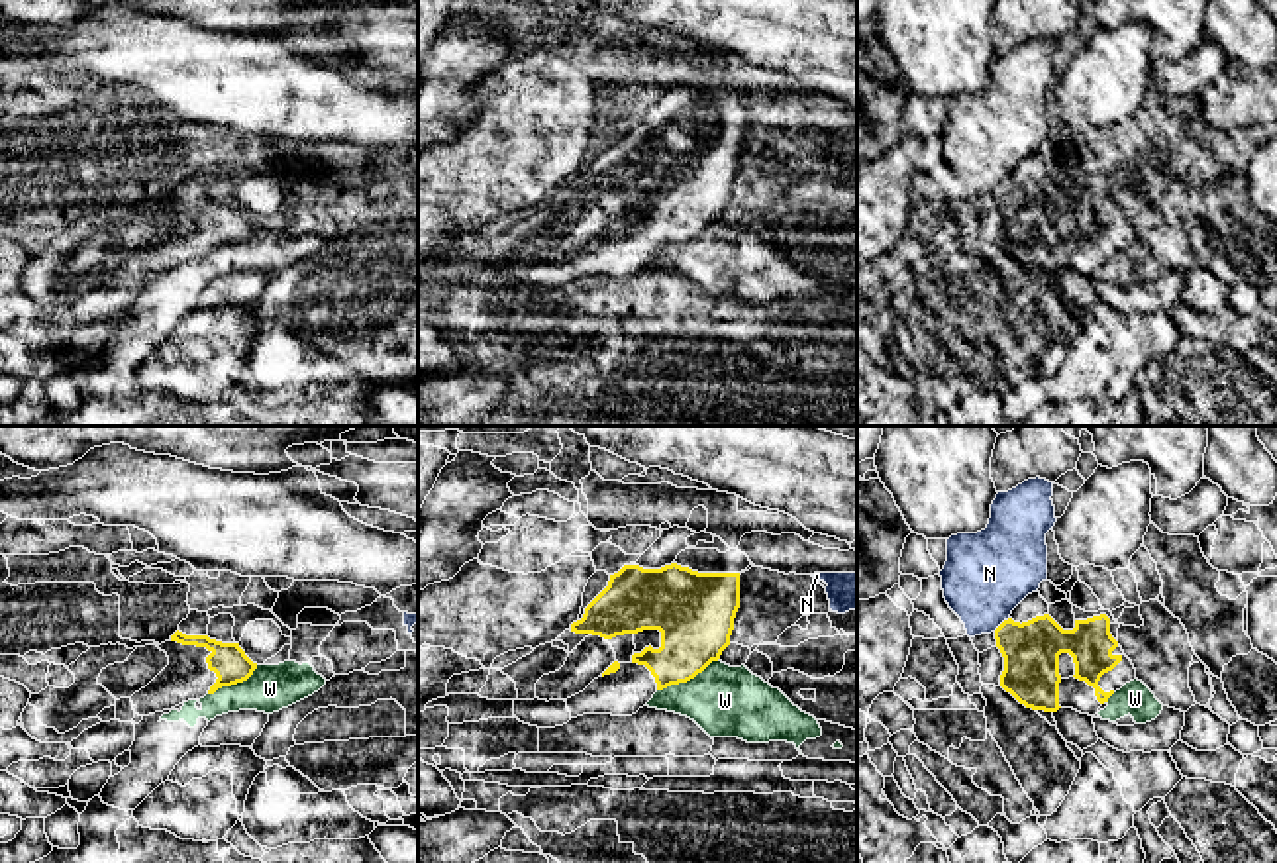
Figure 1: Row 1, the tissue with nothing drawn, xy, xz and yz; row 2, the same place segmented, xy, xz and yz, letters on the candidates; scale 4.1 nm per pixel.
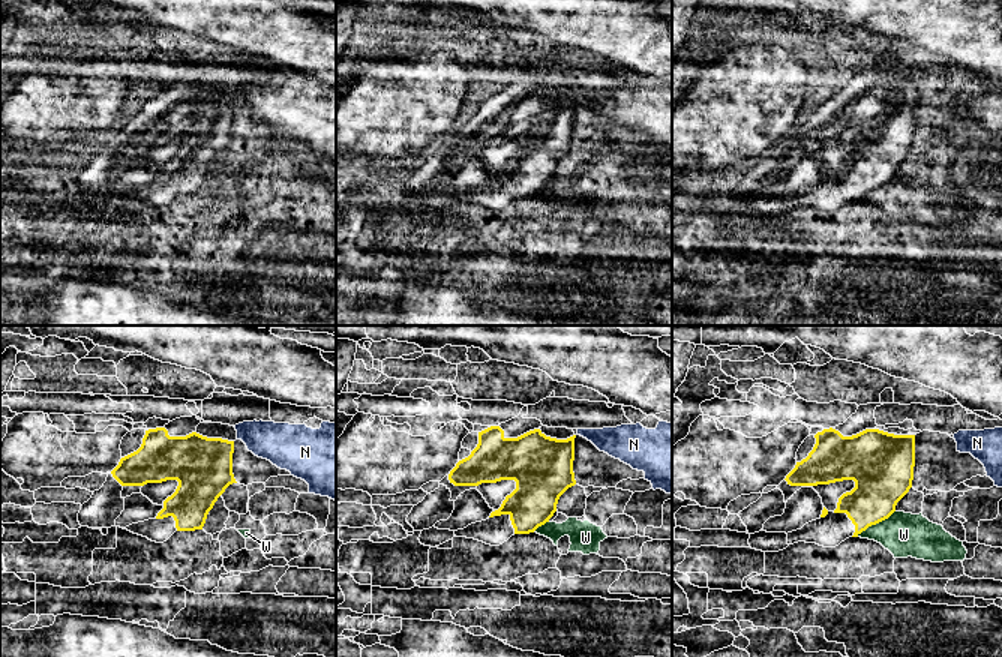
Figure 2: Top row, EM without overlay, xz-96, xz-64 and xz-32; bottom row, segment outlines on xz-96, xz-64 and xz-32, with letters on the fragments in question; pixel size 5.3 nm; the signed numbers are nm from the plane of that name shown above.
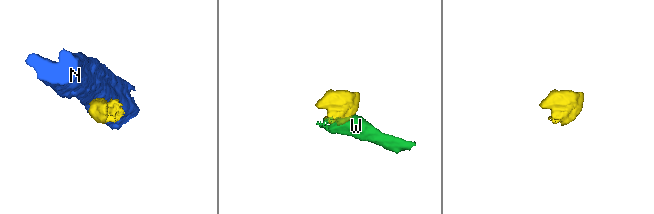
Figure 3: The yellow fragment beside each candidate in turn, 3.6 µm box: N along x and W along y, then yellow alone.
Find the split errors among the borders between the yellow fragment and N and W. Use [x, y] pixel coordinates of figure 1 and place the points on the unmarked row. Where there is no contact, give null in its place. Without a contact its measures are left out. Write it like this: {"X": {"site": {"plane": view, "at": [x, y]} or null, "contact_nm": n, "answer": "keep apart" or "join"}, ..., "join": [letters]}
{"N": {"site": {"plane": "yz", "at": [1003, 183]}, "contact_nm": 90, "answer": "keep apart"}, "W": {"site": {"plane": "xz", "at": [687, 240]}, "contact_nm": 280, "answer": "keep apart"}, "join": []}

